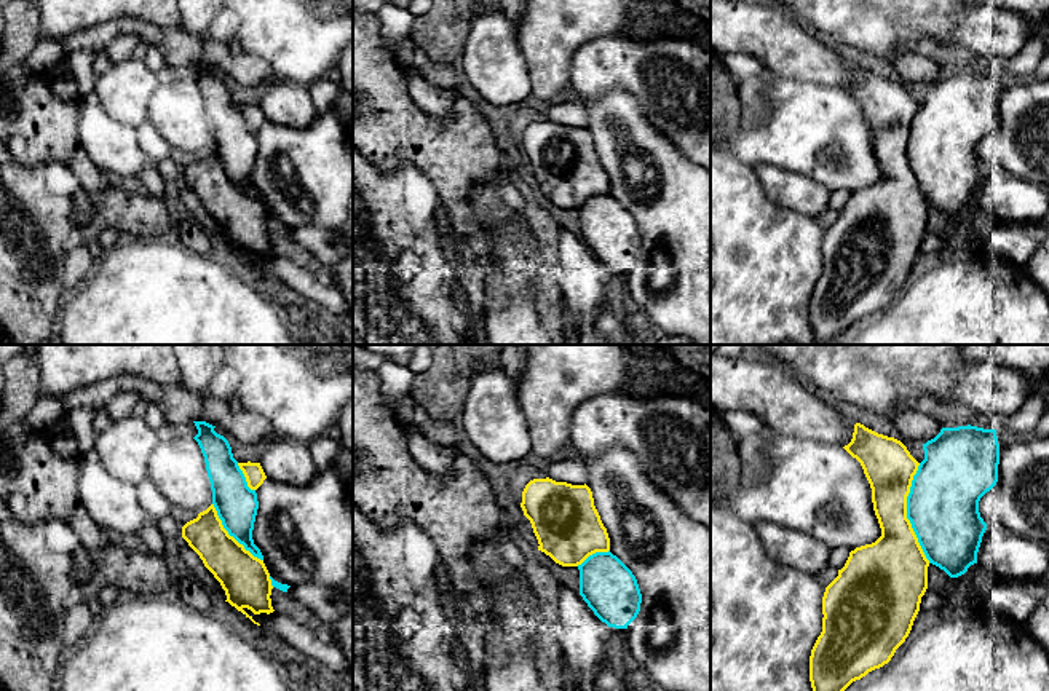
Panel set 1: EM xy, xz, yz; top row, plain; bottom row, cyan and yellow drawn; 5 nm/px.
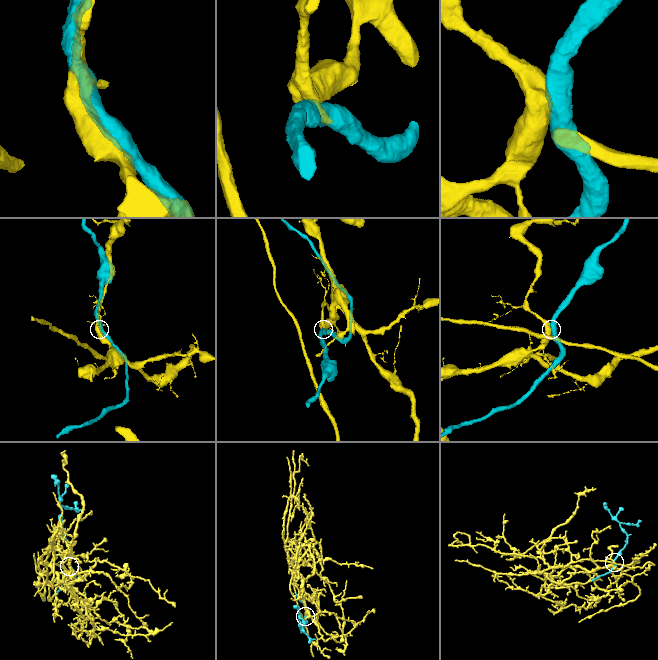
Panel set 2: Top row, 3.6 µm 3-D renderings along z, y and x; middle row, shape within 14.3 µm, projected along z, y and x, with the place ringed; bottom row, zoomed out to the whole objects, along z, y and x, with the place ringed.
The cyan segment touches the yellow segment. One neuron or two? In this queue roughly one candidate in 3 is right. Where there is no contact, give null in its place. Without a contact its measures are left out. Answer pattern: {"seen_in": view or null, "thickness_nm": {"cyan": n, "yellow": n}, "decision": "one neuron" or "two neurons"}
{"seen_in": "yz", "thickness_nm": {"cyan": 360, "yellow": 280}, "decision": "one neuron"}

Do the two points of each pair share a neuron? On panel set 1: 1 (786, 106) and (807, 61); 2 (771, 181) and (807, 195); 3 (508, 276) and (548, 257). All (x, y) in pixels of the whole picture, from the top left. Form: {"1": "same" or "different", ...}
{"1": "different", "2": "same", "3": "different"}

